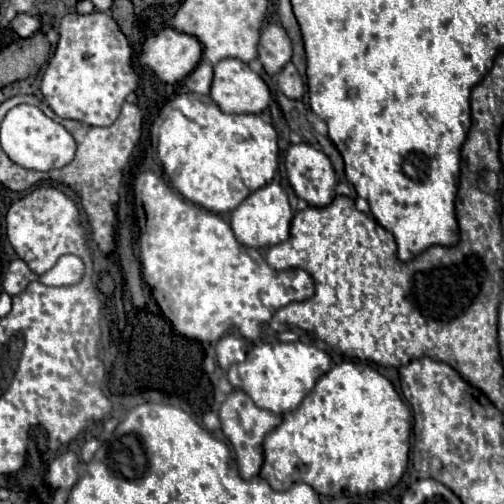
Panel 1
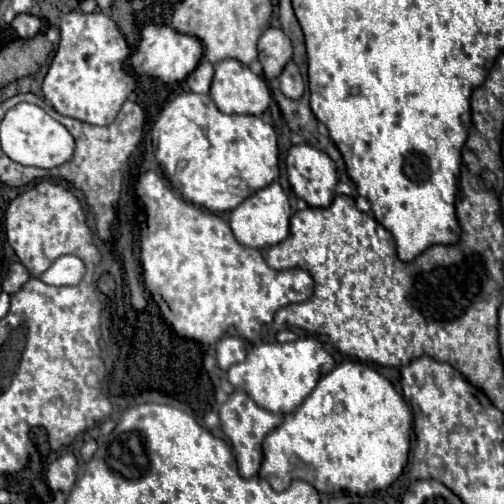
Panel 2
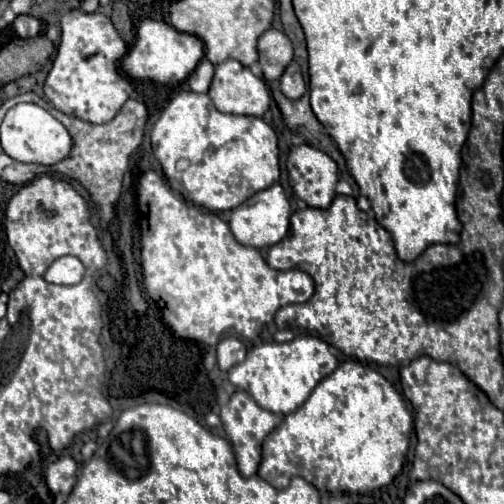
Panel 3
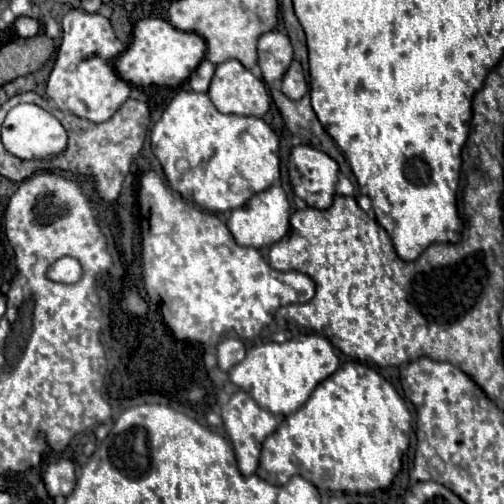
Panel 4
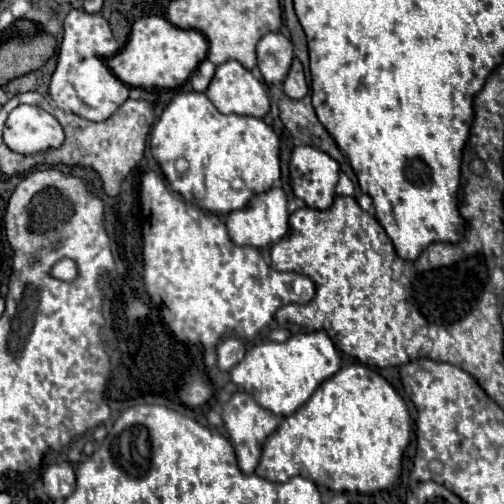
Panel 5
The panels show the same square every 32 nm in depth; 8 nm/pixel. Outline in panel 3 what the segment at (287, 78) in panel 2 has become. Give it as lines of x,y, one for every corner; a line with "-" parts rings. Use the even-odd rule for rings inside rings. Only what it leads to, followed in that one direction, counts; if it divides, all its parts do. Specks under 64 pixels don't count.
296,62
288,64
288,68
284,70
284,76
280,78
280,90
284,96
288,96
292,100
298,100
306,92
306,84
304,84
300,66

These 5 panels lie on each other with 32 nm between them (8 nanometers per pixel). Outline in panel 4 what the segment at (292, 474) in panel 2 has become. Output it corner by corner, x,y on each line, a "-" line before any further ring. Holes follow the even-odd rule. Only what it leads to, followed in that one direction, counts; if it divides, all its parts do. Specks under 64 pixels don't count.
346,362
322,380
306,404
286,416
264,440
260,476
276,486
288,484
292,476
302,476
316,488
330,492
388,488
402,468
410,428
412,416
394,386
370,366

